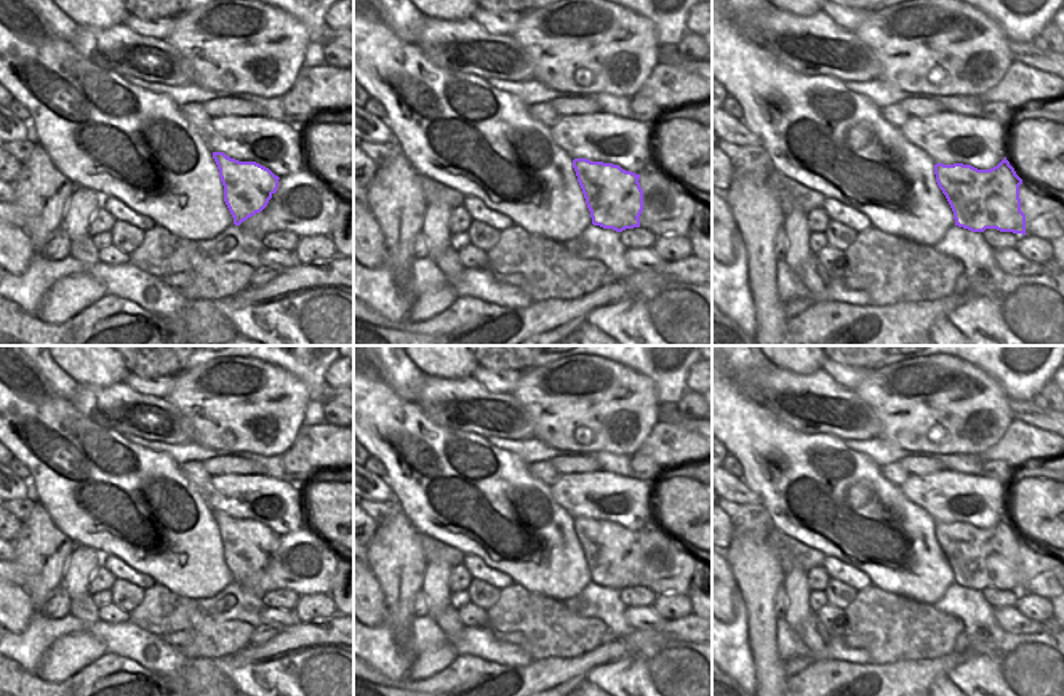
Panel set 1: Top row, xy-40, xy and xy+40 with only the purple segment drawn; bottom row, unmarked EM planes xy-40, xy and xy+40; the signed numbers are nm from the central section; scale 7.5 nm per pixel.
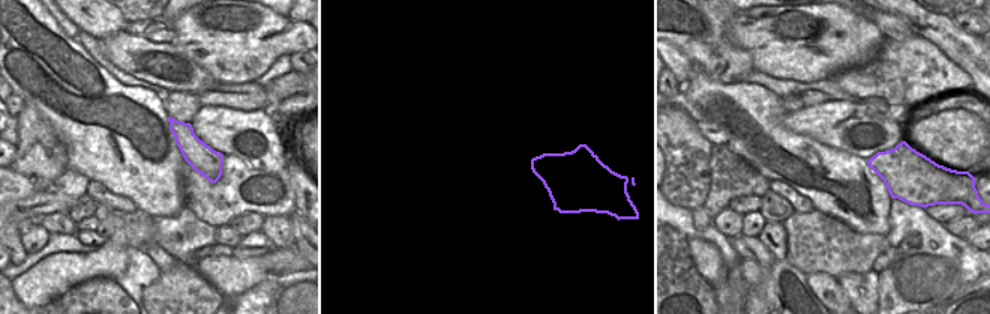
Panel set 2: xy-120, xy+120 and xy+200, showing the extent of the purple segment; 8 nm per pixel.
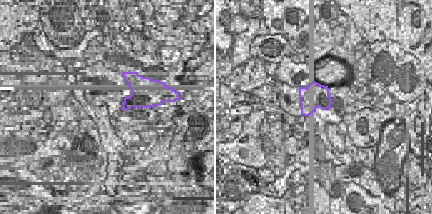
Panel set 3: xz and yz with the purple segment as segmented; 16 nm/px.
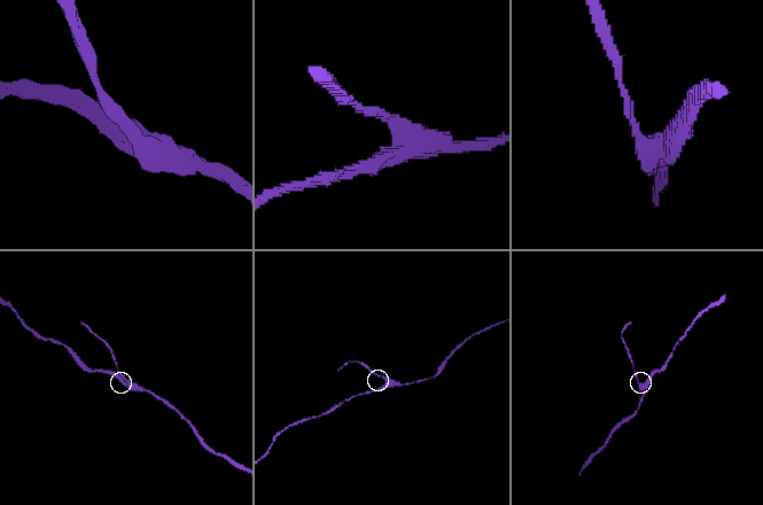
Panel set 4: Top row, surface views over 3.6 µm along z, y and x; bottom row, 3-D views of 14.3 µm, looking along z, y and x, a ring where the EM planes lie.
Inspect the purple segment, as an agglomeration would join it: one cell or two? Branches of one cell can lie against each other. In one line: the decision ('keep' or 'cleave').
cleave

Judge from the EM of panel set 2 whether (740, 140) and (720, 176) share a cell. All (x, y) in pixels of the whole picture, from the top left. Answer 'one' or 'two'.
two

